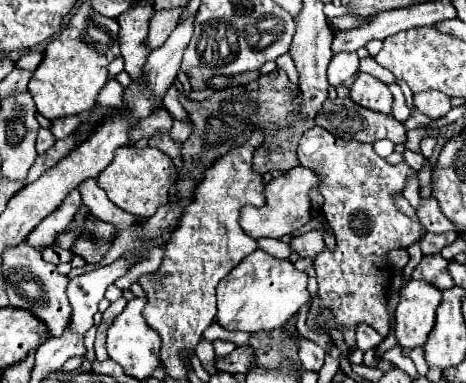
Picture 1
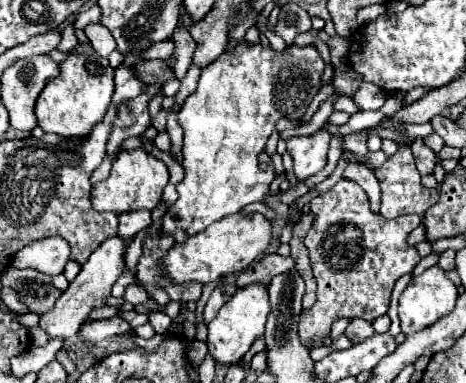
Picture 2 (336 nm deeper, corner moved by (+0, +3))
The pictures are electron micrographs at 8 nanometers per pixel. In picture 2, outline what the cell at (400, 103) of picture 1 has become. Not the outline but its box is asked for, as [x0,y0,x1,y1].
[374,144,438,218]

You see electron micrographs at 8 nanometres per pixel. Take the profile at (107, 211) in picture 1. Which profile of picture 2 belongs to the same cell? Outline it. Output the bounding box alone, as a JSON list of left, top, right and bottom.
[118,210,152,238]

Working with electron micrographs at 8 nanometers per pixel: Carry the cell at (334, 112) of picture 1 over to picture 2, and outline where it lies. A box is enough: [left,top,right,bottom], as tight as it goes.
[414,138,436,174]

